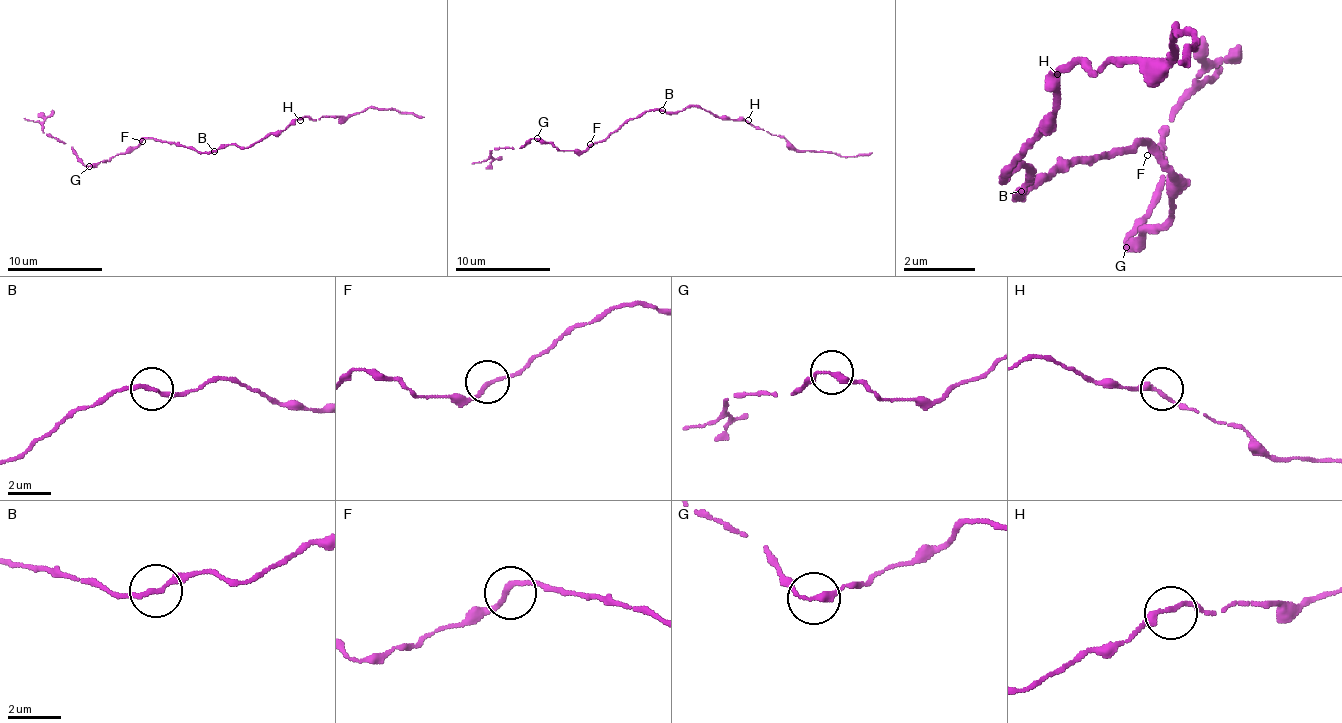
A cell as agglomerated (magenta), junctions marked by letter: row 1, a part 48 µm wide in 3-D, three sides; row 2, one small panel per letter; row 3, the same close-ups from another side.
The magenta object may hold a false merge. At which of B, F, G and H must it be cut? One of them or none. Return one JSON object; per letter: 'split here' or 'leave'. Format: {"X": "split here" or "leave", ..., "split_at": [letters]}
{"B": "leave", "F": "leave", "G": "leave", "H": "leave", "split_at": []}

